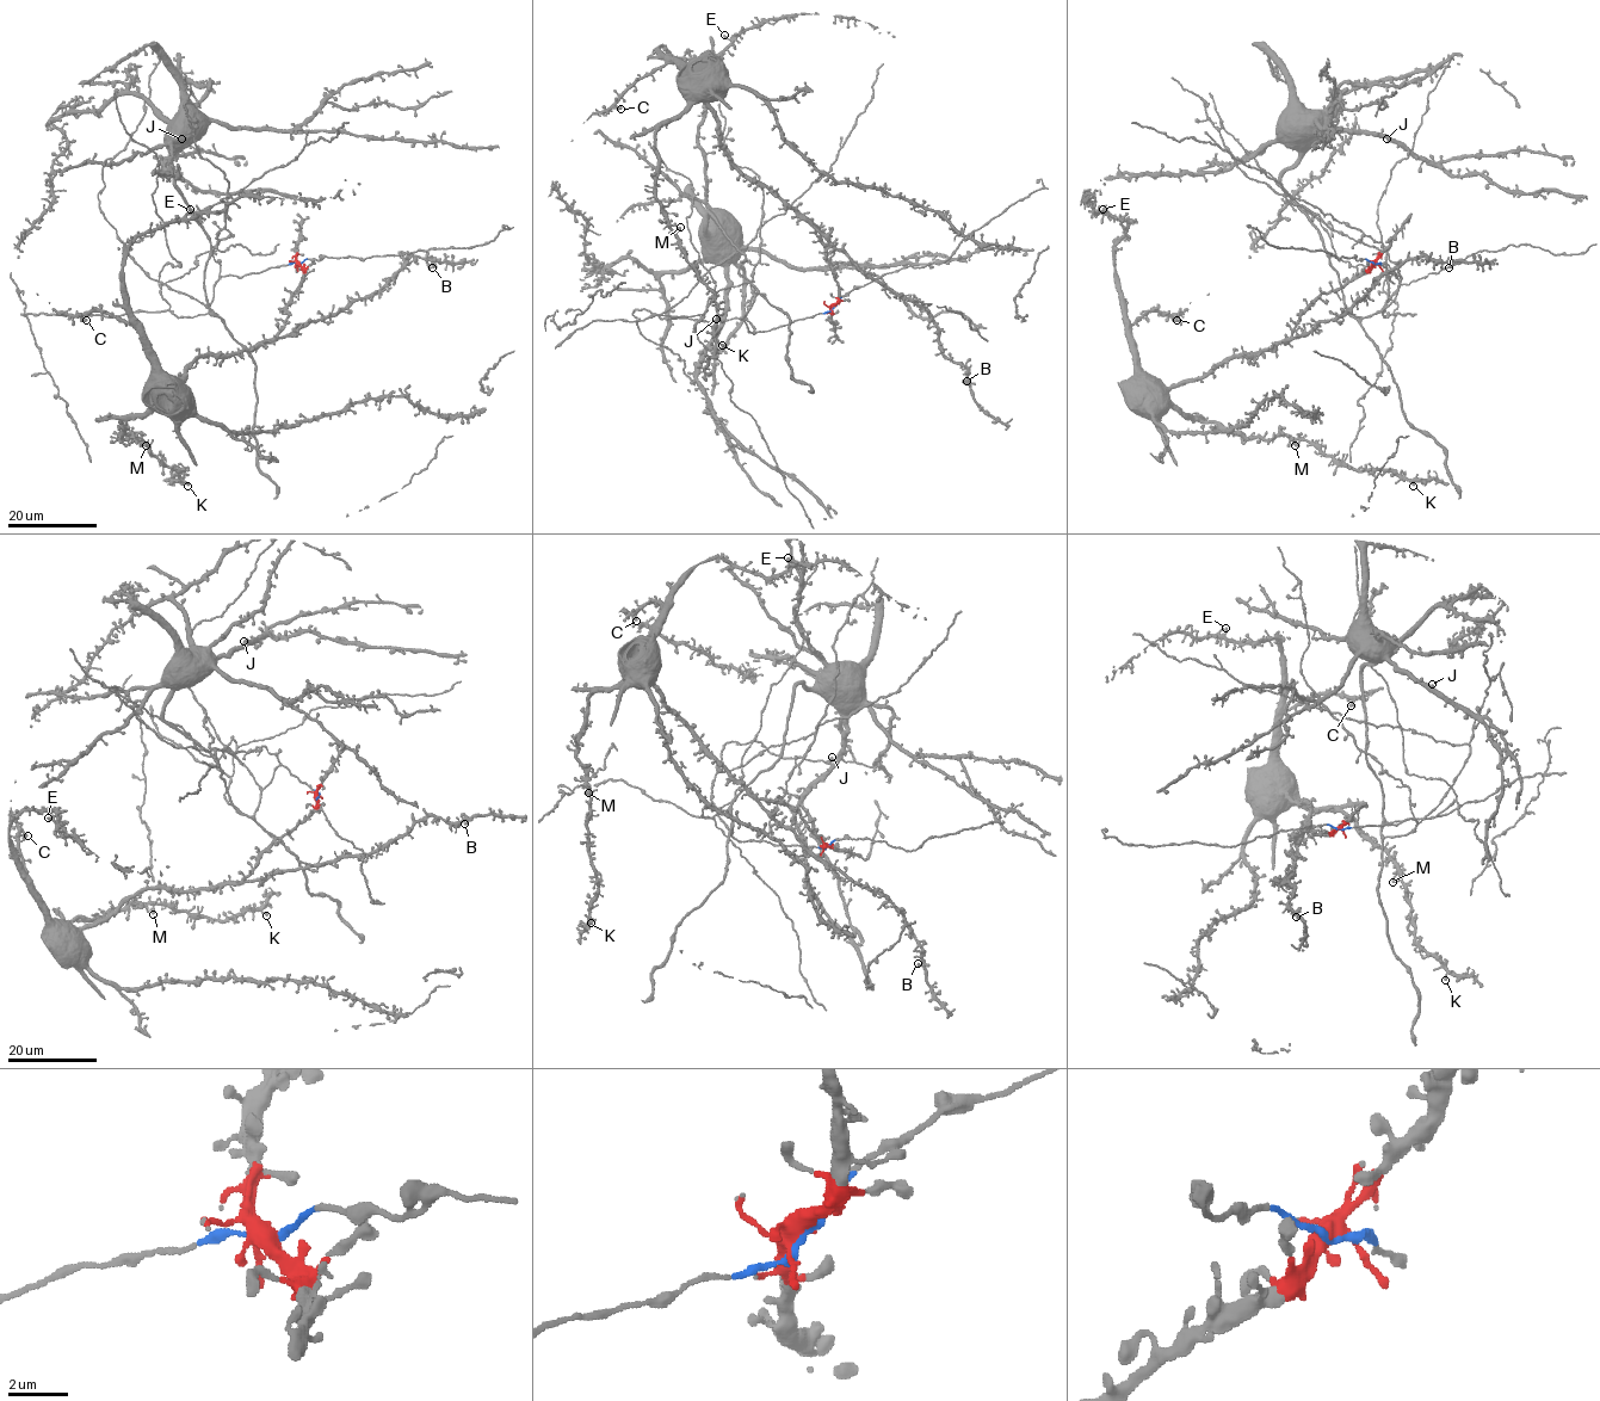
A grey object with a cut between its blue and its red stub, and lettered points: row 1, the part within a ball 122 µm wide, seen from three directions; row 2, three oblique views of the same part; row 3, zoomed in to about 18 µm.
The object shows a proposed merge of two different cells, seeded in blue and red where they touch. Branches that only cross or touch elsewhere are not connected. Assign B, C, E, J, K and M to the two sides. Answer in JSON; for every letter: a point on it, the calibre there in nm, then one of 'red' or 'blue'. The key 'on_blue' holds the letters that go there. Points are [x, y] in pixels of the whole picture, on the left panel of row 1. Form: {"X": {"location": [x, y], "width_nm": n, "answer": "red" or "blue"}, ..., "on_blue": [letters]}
{"B": {"location": [432, 267], "width_nm": 300, "answer": "red"}, "C": {"location": [86, 320], "width_nm": 320, "answer": "red"}, "E": {"location": [190, 209], "width_nm": 400, "answer": "red"}, "J": {"location": [181, 139], "width_nm": 340, "answer": "blue"}, "K": {"location": [187, 486], "width_nm": 320, "answer": "red"}, "M": {"location": [146, 445], "width_nm": 440, "answer": "red"}, "on_blue": ["J"]}

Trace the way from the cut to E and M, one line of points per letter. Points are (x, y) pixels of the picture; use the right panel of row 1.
E: (1375, 264), (1316, 298), (1277, 346), (1166, 387), (1140, 366), (1118, 289), (1114, 247), (1130, 222), (1103, 209)
M: (1375, 264), (1316, 298), (1277, 346), (1234, 355), (1168, 392), (1194, 420), (1246, 437), (1291, 436), (1295, 445)

